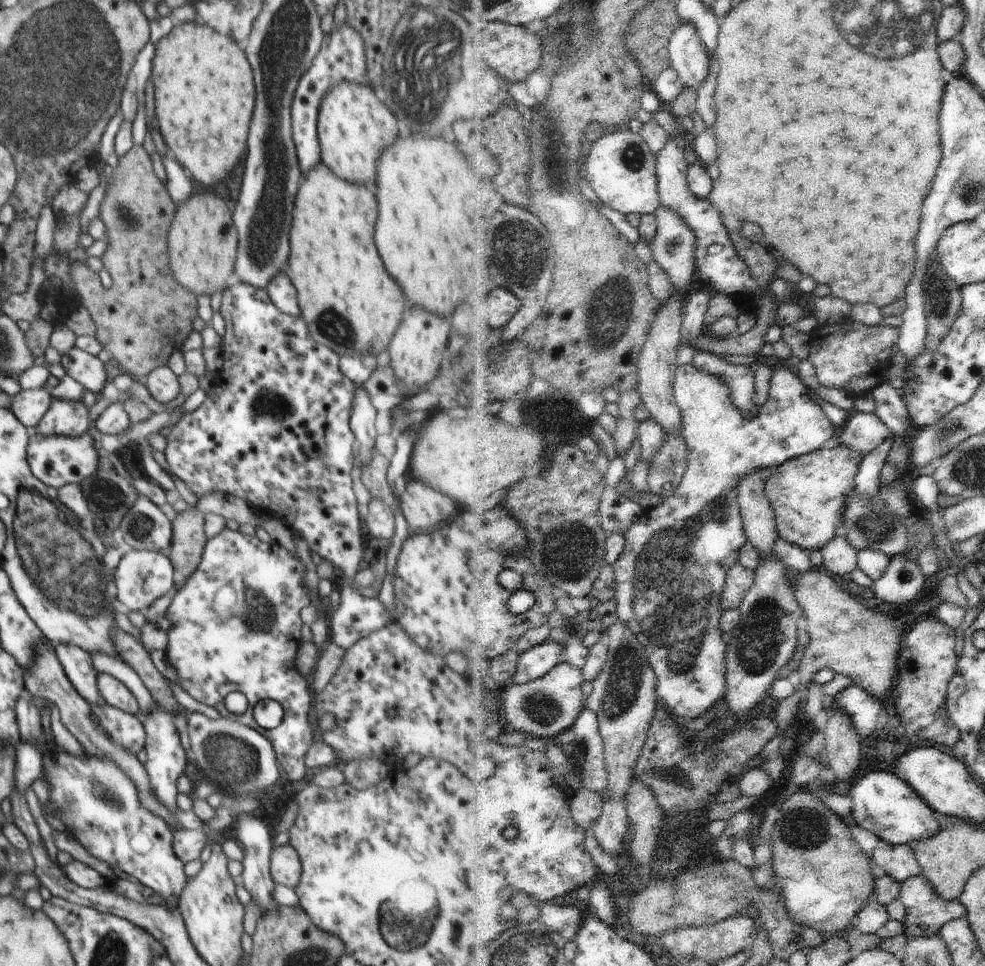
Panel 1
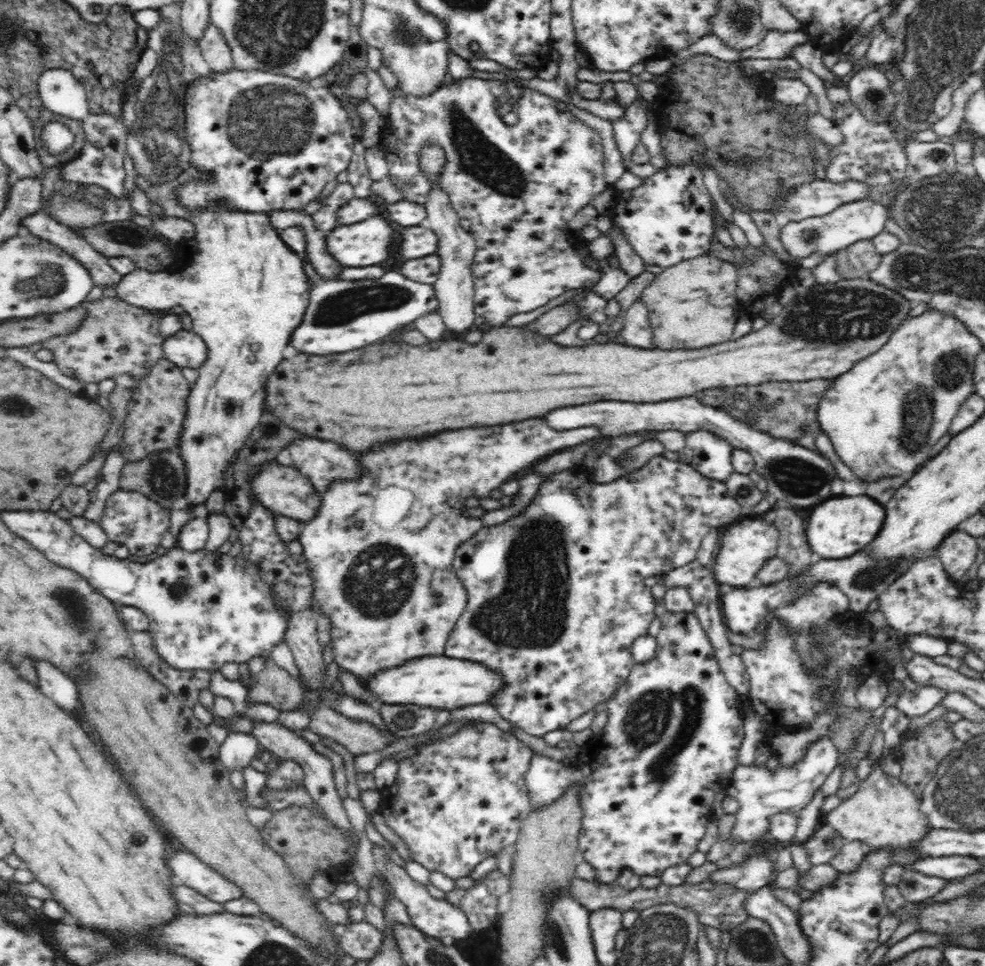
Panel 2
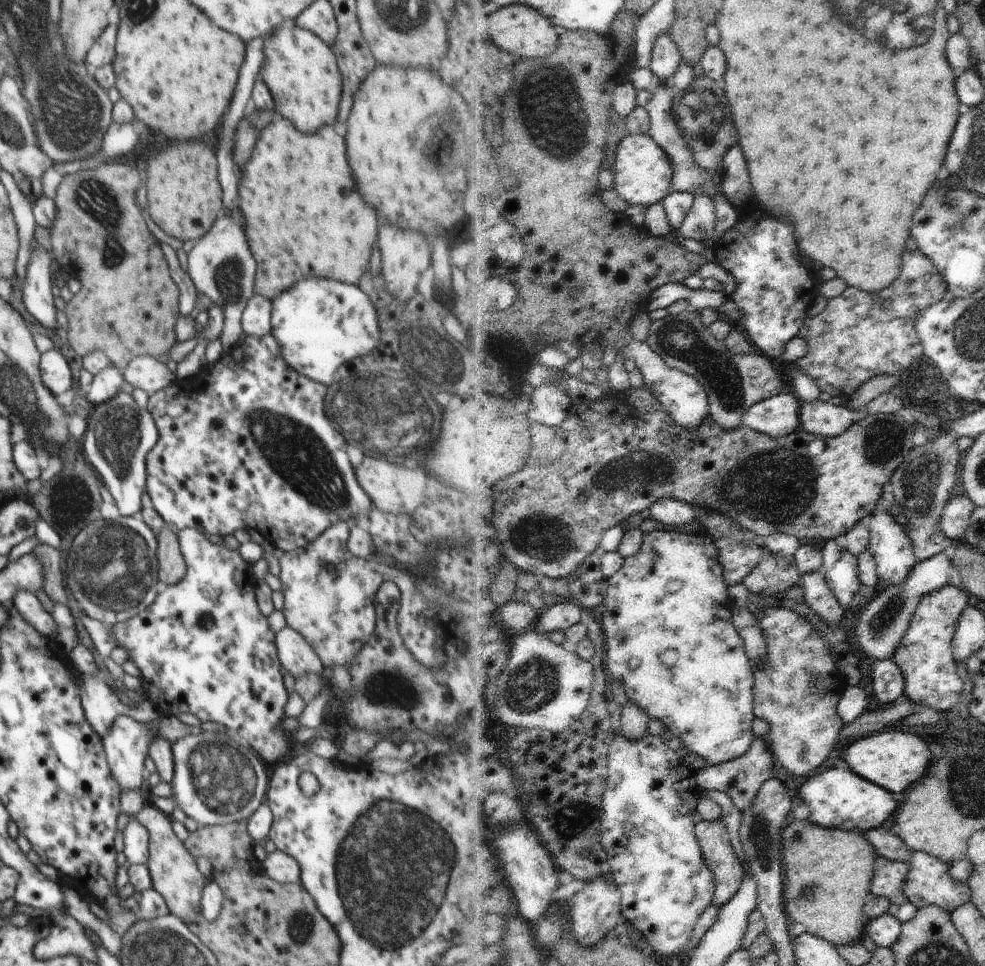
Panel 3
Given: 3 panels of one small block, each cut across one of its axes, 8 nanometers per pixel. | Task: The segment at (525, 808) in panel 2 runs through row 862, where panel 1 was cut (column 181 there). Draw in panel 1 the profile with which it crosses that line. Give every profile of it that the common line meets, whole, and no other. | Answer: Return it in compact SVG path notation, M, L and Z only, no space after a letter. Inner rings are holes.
M244 281L238 282L223 290L219 312L226 327L220 346L224 366L215 374L202 406L186 414L174 427L170 428L171 432L166 438L167 446L164 452L169 466L166 472L186 482L199 500L206 493L223 492L245 500L254 509L268 510L270 516L282 520L292 532L305 538L312 551L322 556L323 559L330 560L336 568L344 572L344 576L349 581L352 581L358 574L358 564L363 557L362 541L360 541L360 516L356 507L358 488L350 477L356 455L356 440L349 425L349 418L356 384L342 374L339 367L339 356L331 348L317 343L312 338L302 316L292 317L278 310L271 301L267 289L256 288Z

